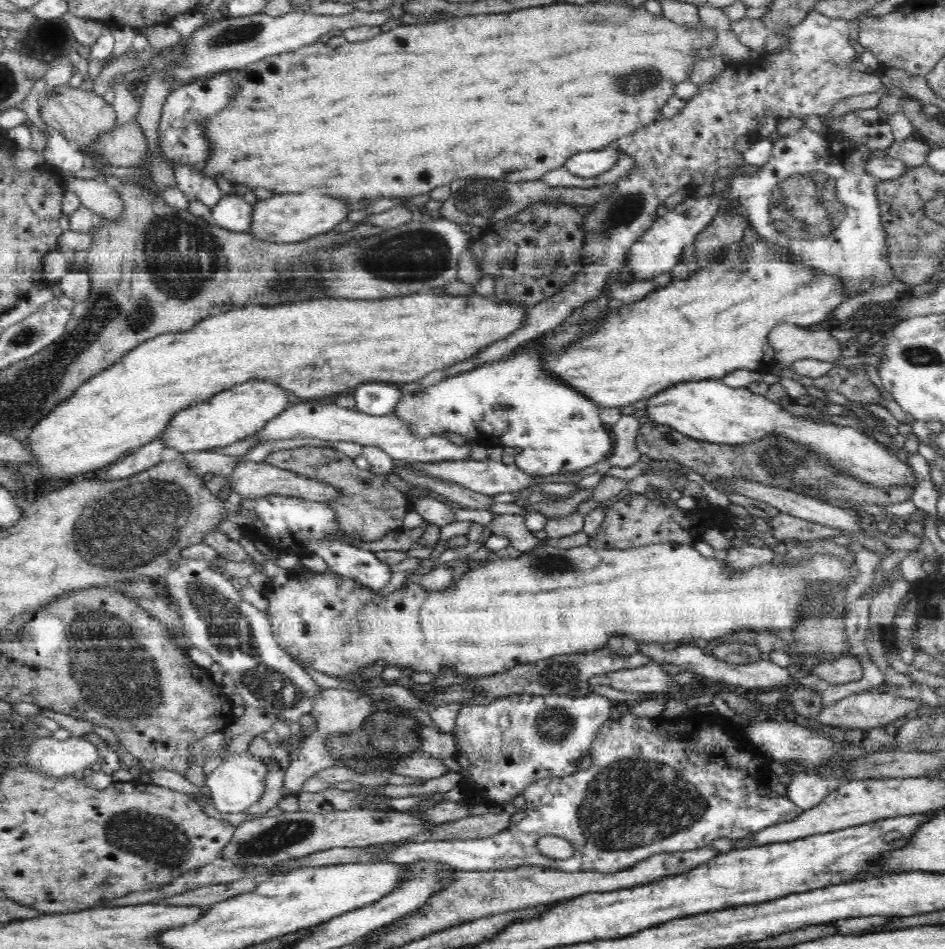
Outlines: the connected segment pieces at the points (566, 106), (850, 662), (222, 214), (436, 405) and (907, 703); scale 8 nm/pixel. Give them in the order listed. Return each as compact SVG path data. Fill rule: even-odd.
M557 3L551 6L520 9L508 13L466 15L462 17L454 16L440 22L399 25L390 31L381 31L378 36L374 36L368 40L362 42L346 42L336 48L330 47L327 43L316 41L290 52L266 56L266 58L262 58L262 60L258 60L258 62L252 62L237 71L235 82L237 82L239 91L233 96L232 102L228 103L215 115L211 115L205 119L199 119L200 131L204 135L204 140L208 143L207 158L202 162L202 168L200 168L200 170L202 170L204 174L208 174L212 181L218 180L218 176L222 176L222 178L228 180L228 182L240 184L240 186L248 186L248 188L252 188L252 191L254 191L254 188L264 188L264 191L272 190L272 192L276 192L276 194L284 194L284 192L296 194L296 192L302 193L306 189L314 189L320 190L320 194L326 196L342 196L342 198L349 198L350 200L361 200L363 198L372 200L390 197L408 199L411 196L418 196L418 194L428 194L428 192L434 190L434 188L438 188L438 186L449 185L455 180L462 180L462 178L497 177L498 180L504 179L508 182L538 180L546 173L549 173L550 170L562 167L573 154L586 152L588 150L600 150L621 137L634 134L638 127L648 126L650 123L656 122L660 115L659 111L663 110L667 100L672 96L675 84L690 80L689 76L692 72L692 66L701 59L696 55L697 50L704 47L716 46L715 39L715 33L710 30L705 23L702 24L702 28L678 26L675 22L664 17L662 13L656 16L655 14L650 14L645 8L634 9L634 7L629 7L628 4L574 5Z
M852 655L844 656L834 661L819 661L810 669L809 680L827 684L848 684L862 678L862 664Z
M236 194L223 195L211 208L210 225L232 232L248 233L252 224L254 205L244 201Z
M534 354L501 359L470 373L448 377L434 386L428 386L425 392L403 395L392 414L412 424L412 430L420 436L439 434L446 437L445 433L452 431L468 438L471 443L478 442L486 449L502 447L502 444L512 448L519 446L523 451L515 455L515 464L528 475L560 475L560 472L578 472L598 464L612 448L610 436L600 419L600 408L594 402L586 402L586 398L578 398L574 390L558 386L558 382L546 382L546 378L538 378L542 372L538 370L538 358L534 358Z
M882 683L878 686L872 686L868 690L848 695L841 700L831 703L830 706L824 706L819 714L820 722L832 727L840 726L852 730L858 728L867 730L890 724L894 720L902 718L906 713L916 711L925 706L923 702L915 698L902 698L898 696L898 687L896 685Z

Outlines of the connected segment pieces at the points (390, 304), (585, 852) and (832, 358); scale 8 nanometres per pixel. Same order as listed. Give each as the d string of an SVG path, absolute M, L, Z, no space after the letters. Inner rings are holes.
M434 292L428 294L414 293L406 296L406 298L390 298L390 300L374 300L374 302L325 297L321 300L276 306L234 305L230 311L225 313L216 310L215 313L203 318L186 333L158 335L150 341L142 343L137 348L130 350L130 353L126 353L125 357L117 365L113 365L110 369L87 381L86 386L78 386L77 393L74 394L74 398L70 398L70 402L62 403L58 410L54 410L54 414L48 414L34 426L34 429L27 432L27 443L22 442L22 445L32 451L32 462L26 462L26 464L40 469L43 479L48 479L48 481L68 479L80 476L81 474L90 475L95 469L106 467L129 452L140 448L140 446L160 438L163 431L166 430L167 423L170 422L174 414L178 414L178 412L195 404L204 403L216 394L222 393L224 390L230 390L236 385L242 385L244 382L269 381L272 385L286 390L288 394L294 394L300 400L300 403L310 402L310 400L320 400L320 403L322 403L322 400L328 400L328 398L348 395L352 388L357 388L358 385L366 385L367 383L387 383L398 386L401 383L414 383L418 378L422 379L430 372L444 371L450 368L450 366L454 366L455 363L464 362L464 360L472 358L482 348L486 348L486 346L490 346L490 344L494 344L499 339L504 339L512 334L512 332L519 330L519 327L522 326L525 312L526 308L523 305L511 305L507 302L492 301L490 297L483 297L478 294L454 296L448 294L438 295L434 294Z
M630 713L616 720L609 719L602 724L592 743L592 768L564 778L543 778L530 783L523 790L526 816L506 831L482 839L393 844L380 862L406 865L415 860L439 859L456 872L535 866L566 873L615 874L660 853L705 849L716 838L744 839L750 833L798 819L804 810L790 799L762 796L770 776L777 775L777 761L772 764L764 754L752 750L744 732L734 728L726 730L720 720L712 726L712 720L714 718L702 716L702 713L684 716L682 724L680 718L666 720L662 714L650 720L630 716ZM543 837L564 839L570 843L574 854L566 860L548 859L536 848Z
M780 323L770 330L768 341L775 359L787 366L803 359L835 364L843 358L841 342L833 338L830 330L810 330L794 323Z

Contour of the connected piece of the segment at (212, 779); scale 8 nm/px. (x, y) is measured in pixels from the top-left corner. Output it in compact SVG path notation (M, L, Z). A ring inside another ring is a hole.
M232 755L220 763L205 780L205 790L212 798L212 805L220 813L244 813L246 808L261 800L268 788L269 770L254 756Z

